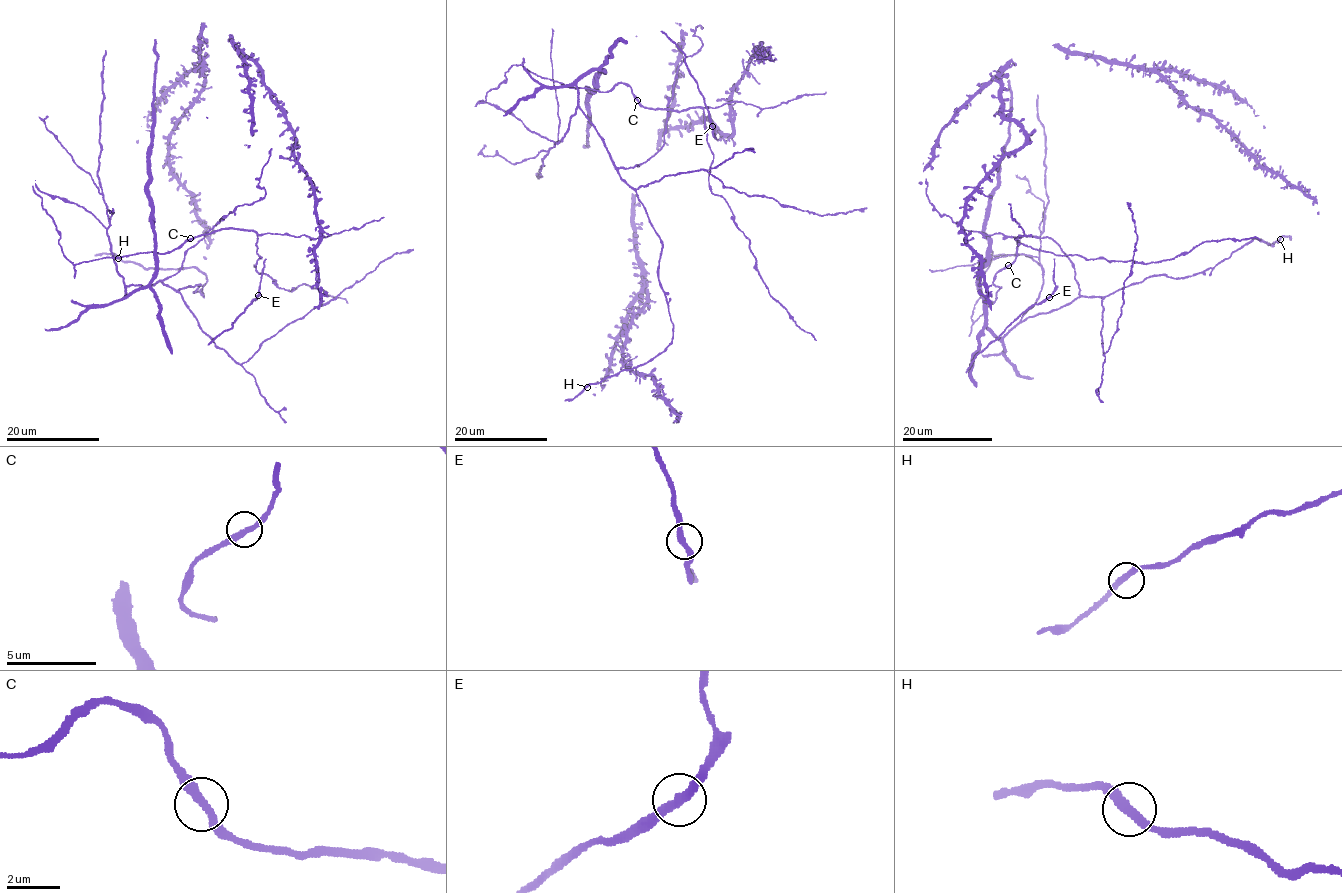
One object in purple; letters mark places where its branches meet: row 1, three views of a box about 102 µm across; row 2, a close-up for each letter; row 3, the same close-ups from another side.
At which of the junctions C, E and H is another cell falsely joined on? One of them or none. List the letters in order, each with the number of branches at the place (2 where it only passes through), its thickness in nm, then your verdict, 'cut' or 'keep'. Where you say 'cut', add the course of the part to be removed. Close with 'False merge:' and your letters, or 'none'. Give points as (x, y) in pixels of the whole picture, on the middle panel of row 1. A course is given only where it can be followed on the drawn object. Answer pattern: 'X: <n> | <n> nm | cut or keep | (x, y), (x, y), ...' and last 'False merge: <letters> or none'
C: 2 | 320 nm | keep
E: 2 | 320 nm | keep
H: 2 | 320 nm | keep
False merge: none

